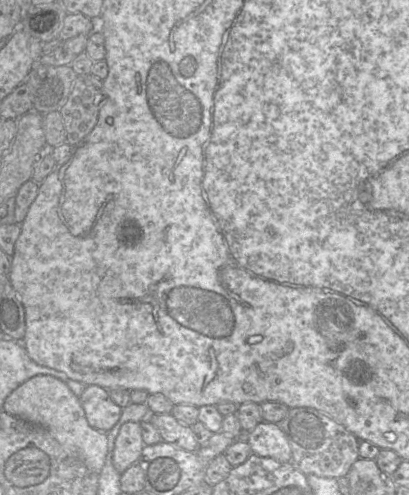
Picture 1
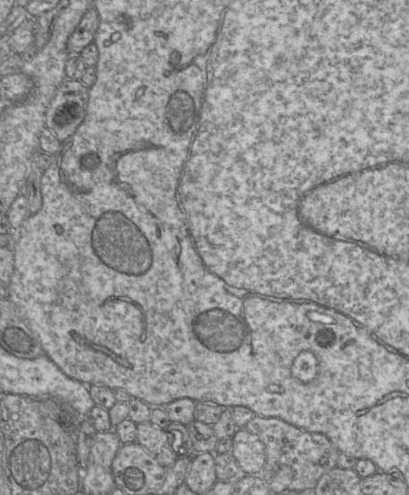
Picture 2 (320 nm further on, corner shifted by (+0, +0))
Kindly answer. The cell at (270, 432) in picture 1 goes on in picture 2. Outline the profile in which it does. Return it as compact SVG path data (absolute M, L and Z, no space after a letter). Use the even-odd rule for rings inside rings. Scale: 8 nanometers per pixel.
M244 427L236 430L232 441L231 453L240 467L241 474L256 475L266 461L264 443Z

